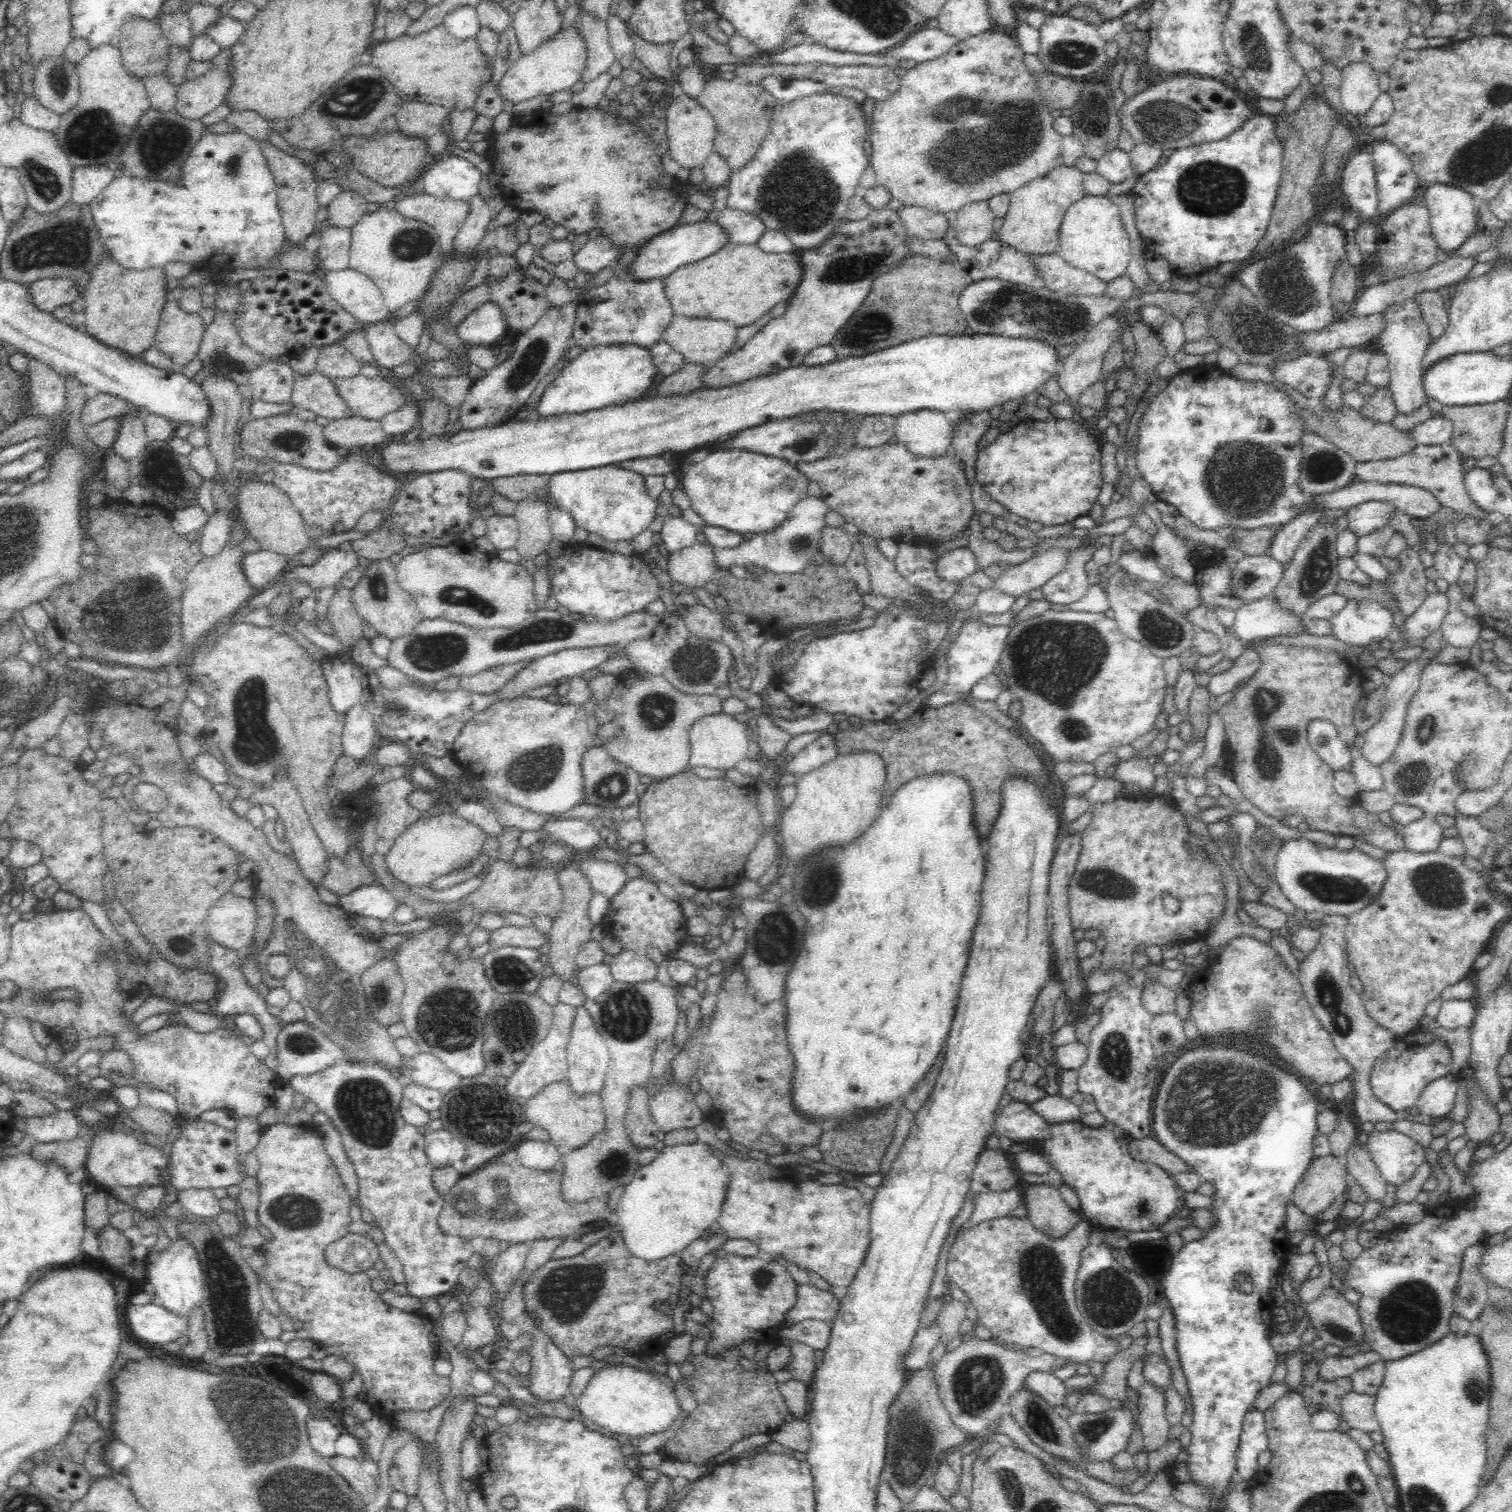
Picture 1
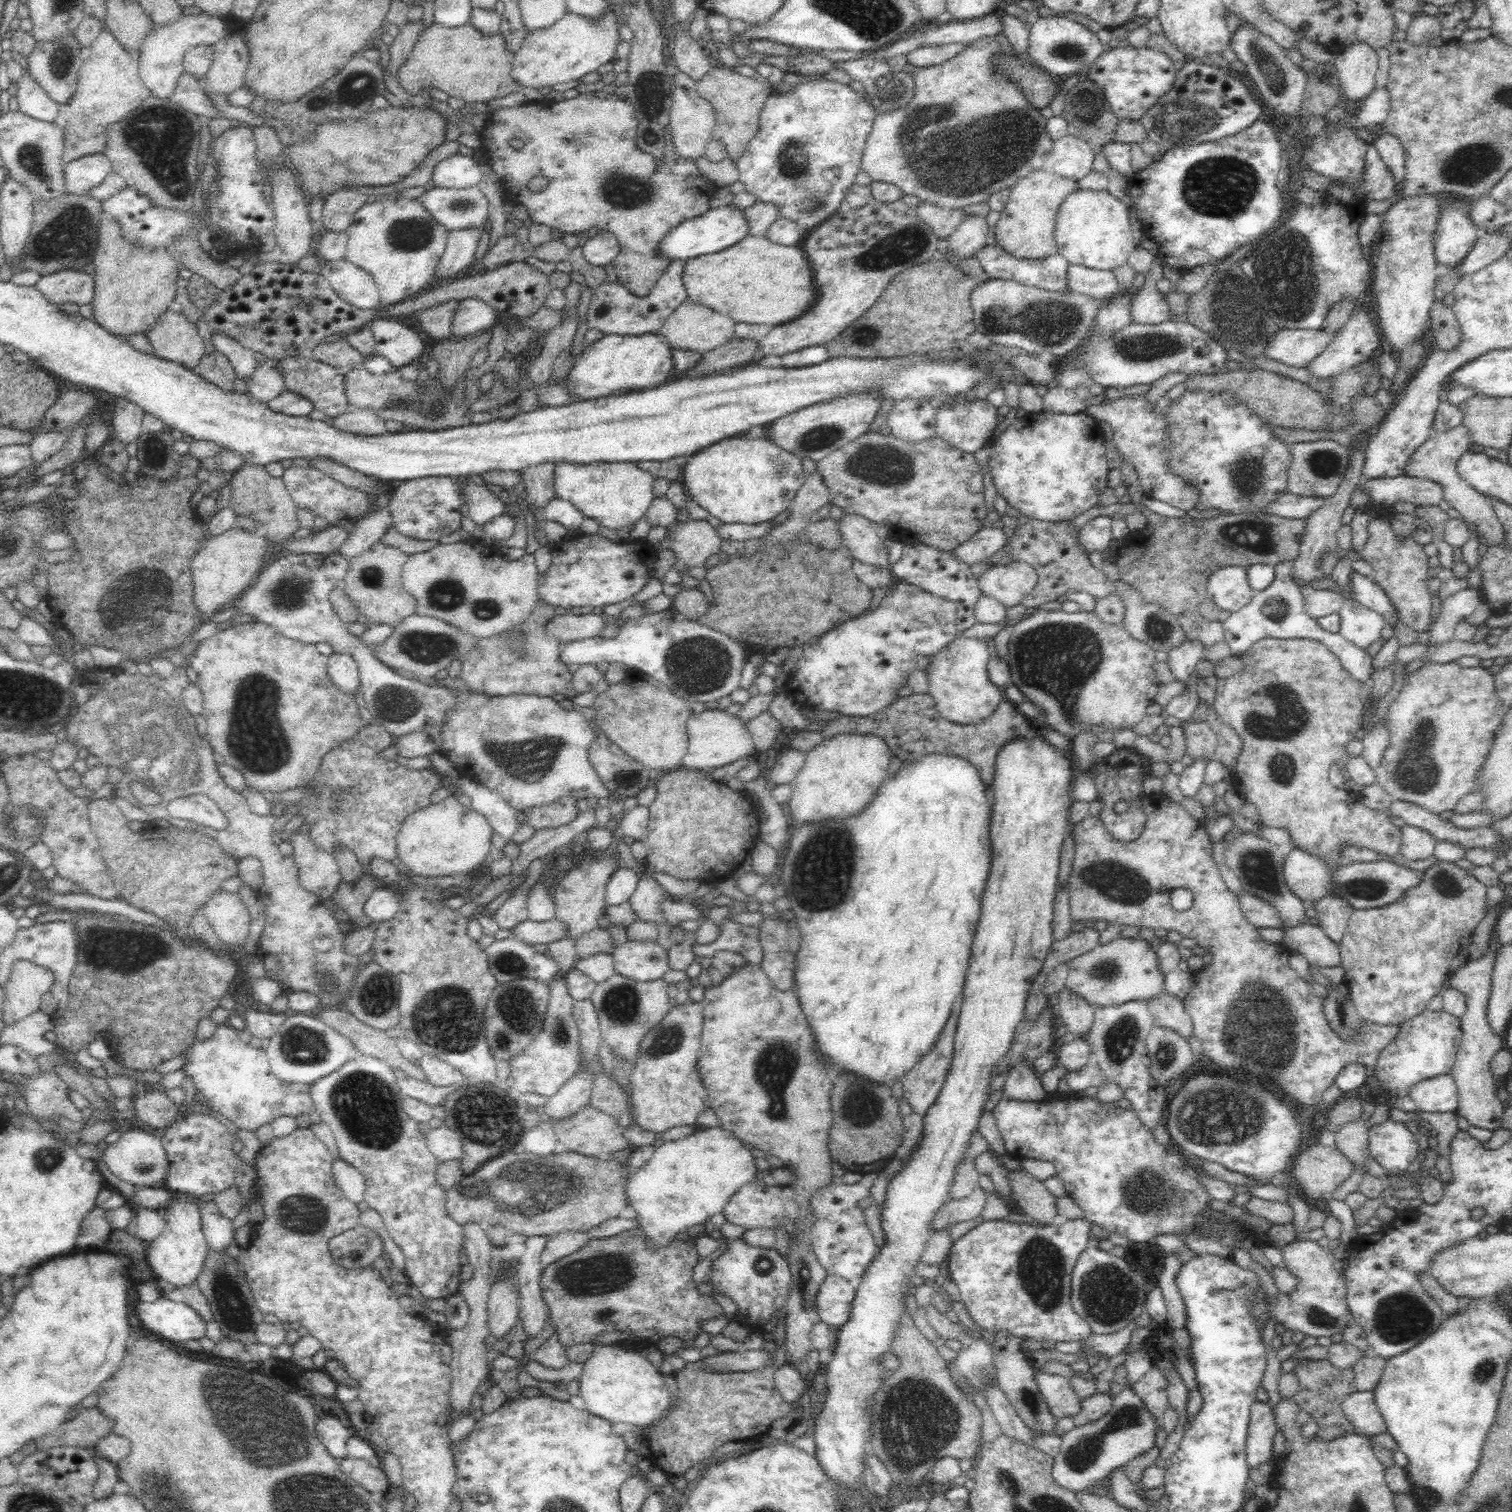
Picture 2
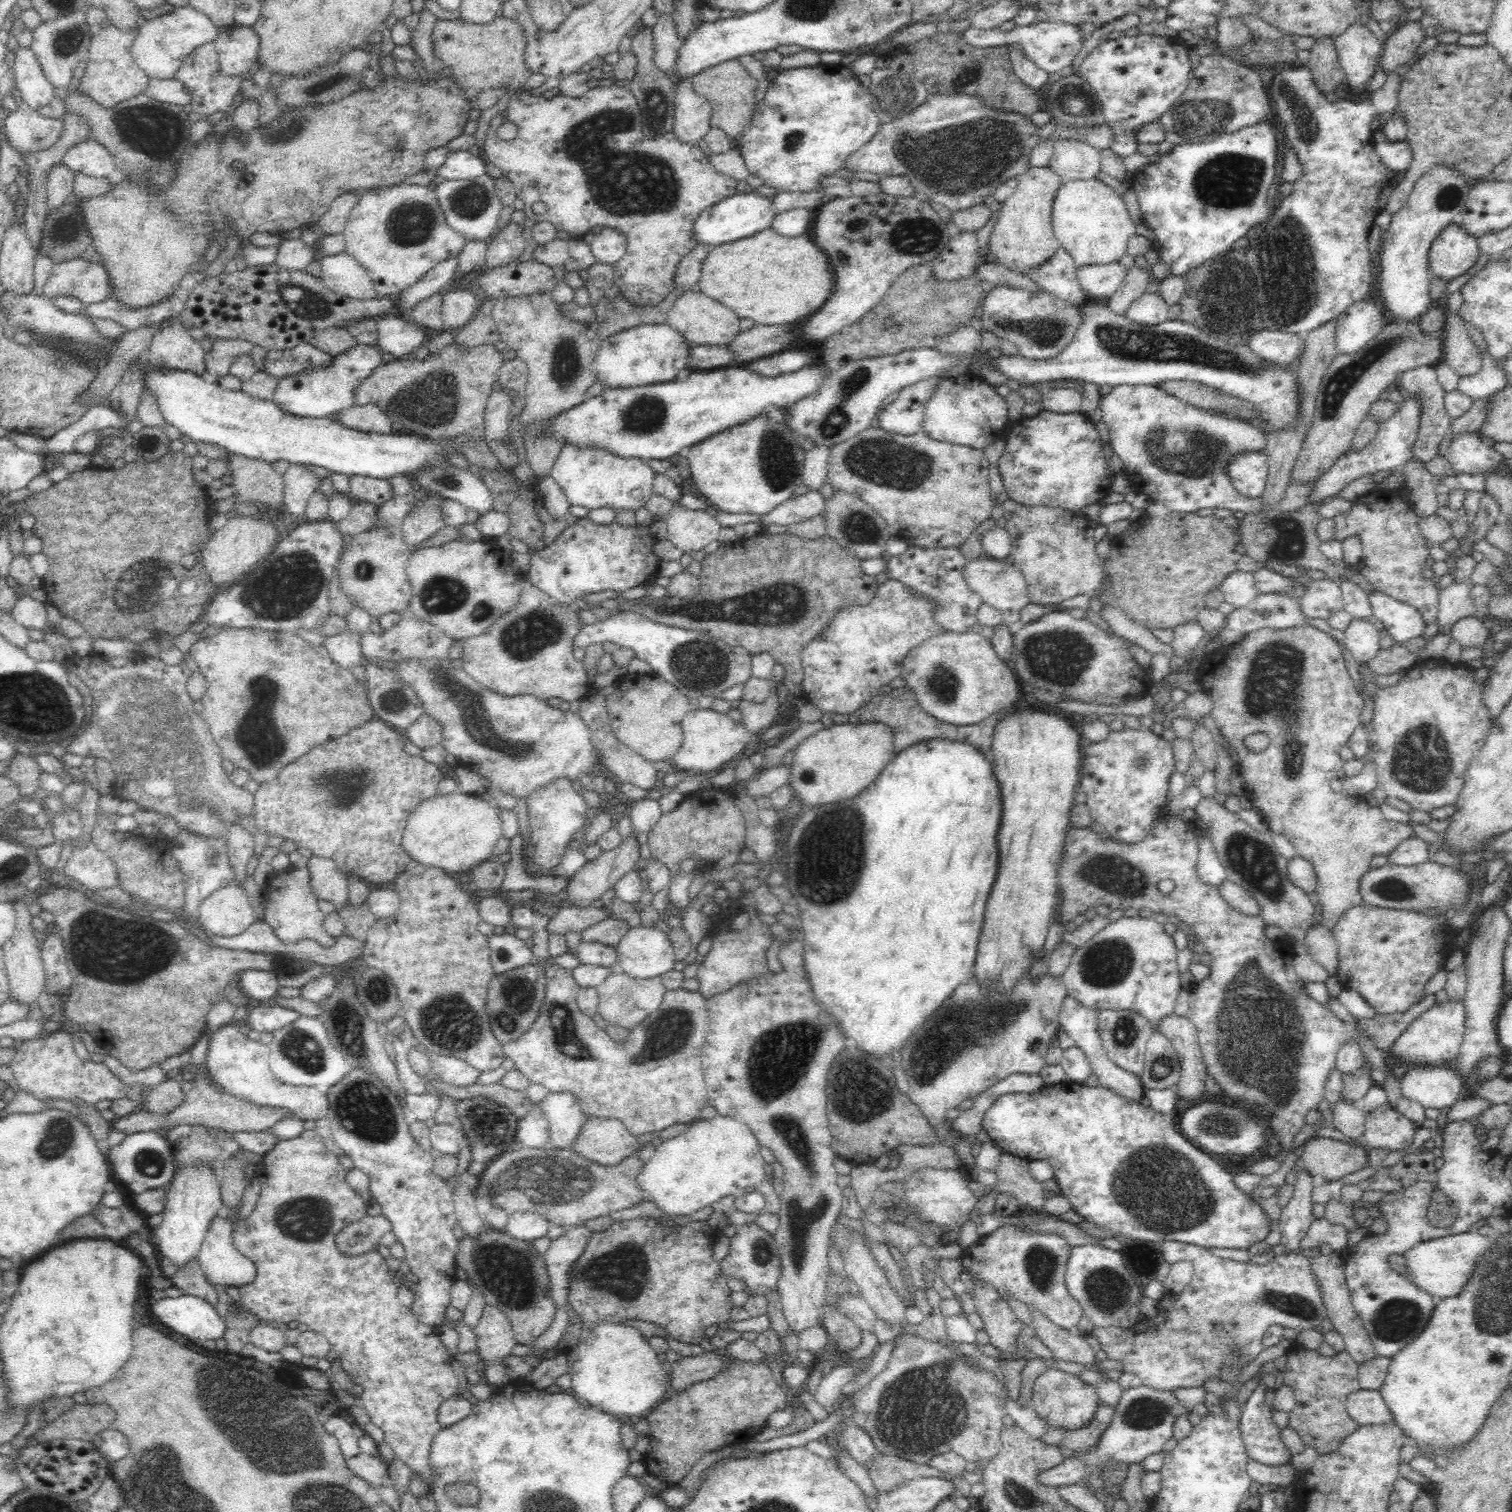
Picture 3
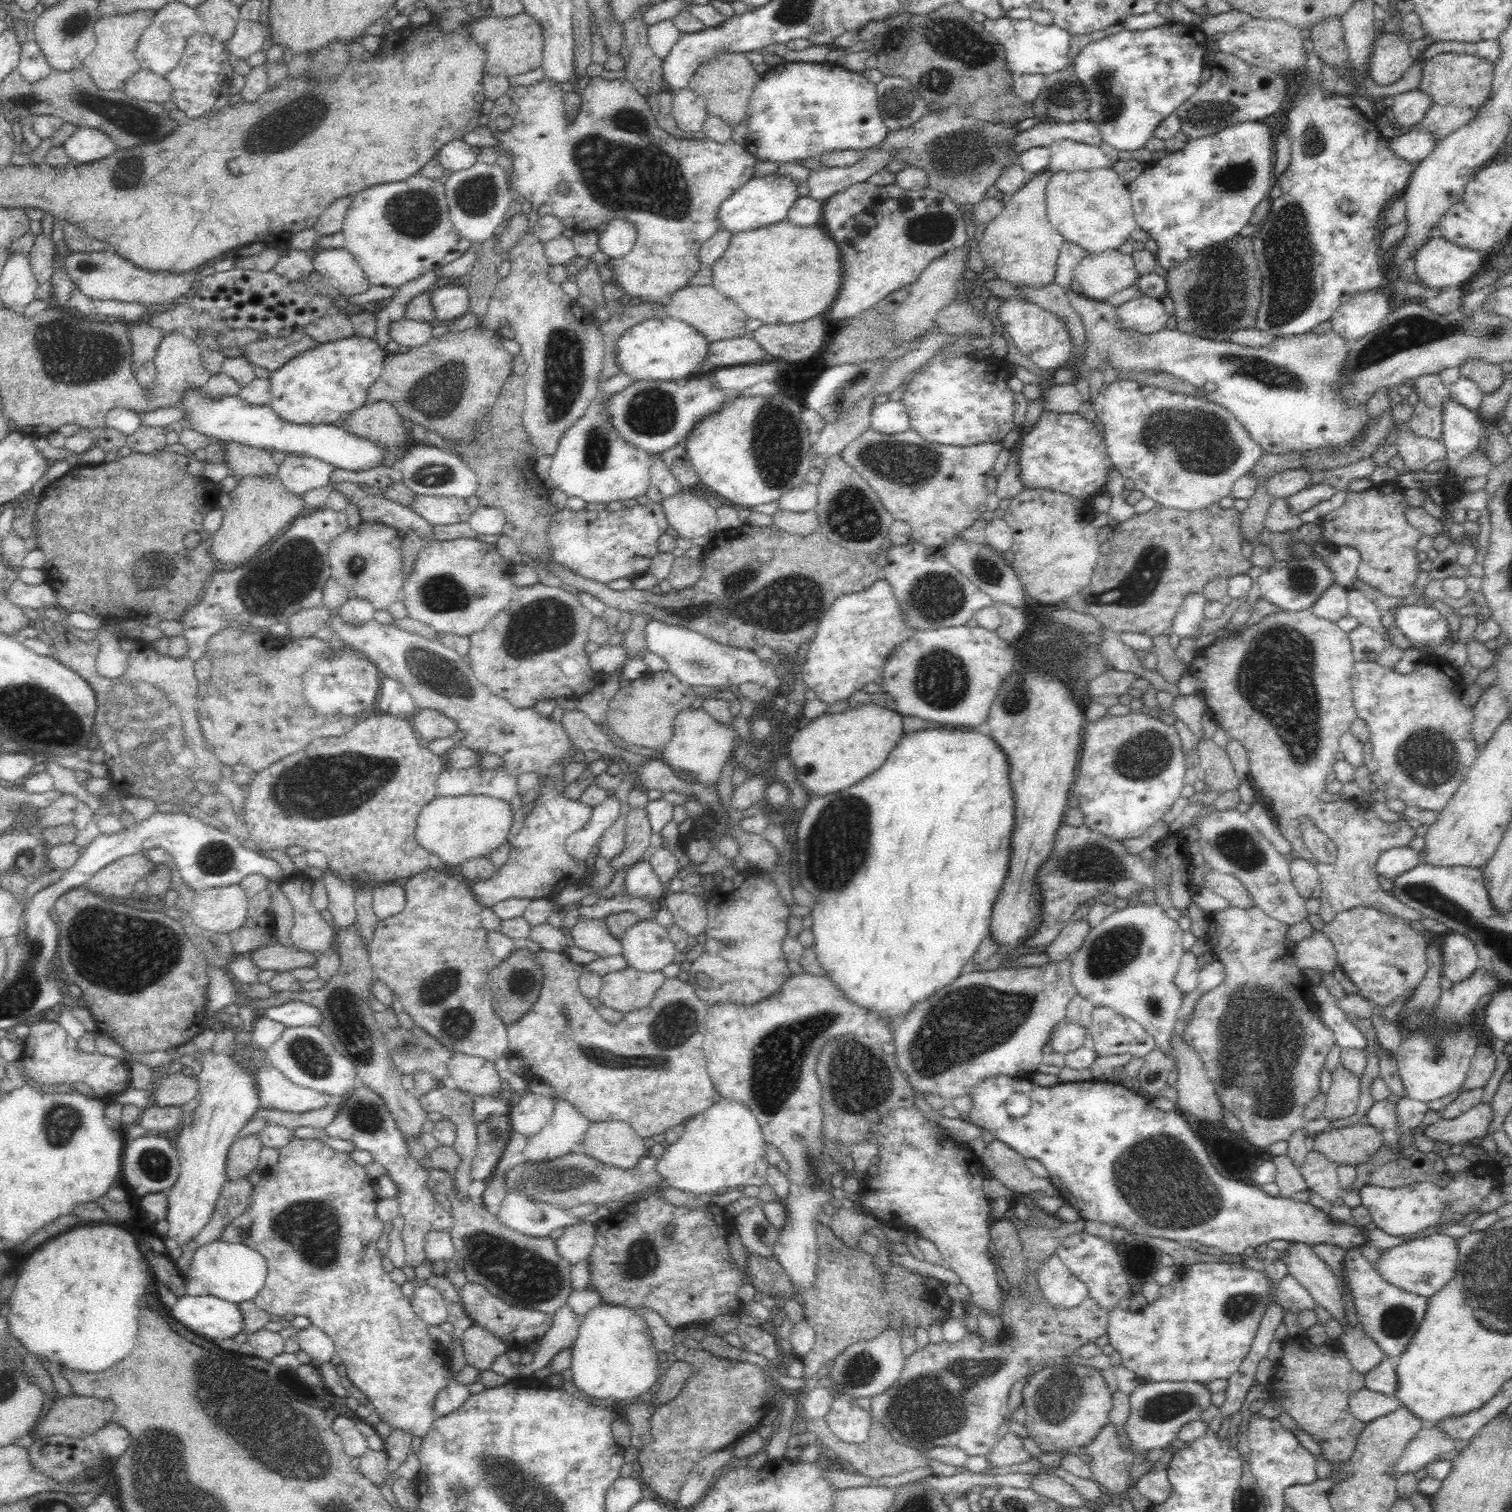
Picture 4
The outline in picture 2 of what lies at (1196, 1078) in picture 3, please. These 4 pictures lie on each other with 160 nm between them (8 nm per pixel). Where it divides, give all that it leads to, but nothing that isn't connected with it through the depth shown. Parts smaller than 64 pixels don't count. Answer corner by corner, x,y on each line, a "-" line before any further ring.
1164,990
1160,996
1150,998
1147,1004
1148,1016
1155,1026
1165,1026
1175,1030
1180,1036
1190,1038
1192,1019
1184,1008
1183,1001

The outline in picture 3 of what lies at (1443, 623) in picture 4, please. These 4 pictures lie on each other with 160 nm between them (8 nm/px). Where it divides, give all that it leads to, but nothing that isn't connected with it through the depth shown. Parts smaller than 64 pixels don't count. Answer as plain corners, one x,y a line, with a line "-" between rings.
1372,588
1366,592
1372,607
1373,619
1382,622
1396,646
1402,646
1409,639
1420,637
1425,630
1423,617
1409,604
1394,600
1387,594

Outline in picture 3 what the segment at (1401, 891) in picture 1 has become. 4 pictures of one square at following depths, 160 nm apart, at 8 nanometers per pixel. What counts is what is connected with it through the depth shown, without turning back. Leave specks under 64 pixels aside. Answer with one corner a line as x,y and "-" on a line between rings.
1362,904
1354,906
1342,914
1333,928
1337,940
1338,968
1337,978
1343,987
1358,991
1364,1001
1378,1015
1404,1012
1412,1008
1426,996
1424,986
1441,968
1441,962
1458,948
1455,932
1449,928
1449,922
1456,913
1437,912
1437,910
1398,910
1374,907

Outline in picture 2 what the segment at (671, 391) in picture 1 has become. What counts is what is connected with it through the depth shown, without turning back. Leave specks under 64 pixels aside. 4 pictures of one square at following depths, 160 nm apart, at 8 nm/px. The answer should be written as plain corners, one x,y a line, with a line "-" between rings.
732,339
726,344
704,352
700,356
700,360
688,368
686,376
703,377
716,373
725,372
727,369
750,362
754,359
756,352
756,339

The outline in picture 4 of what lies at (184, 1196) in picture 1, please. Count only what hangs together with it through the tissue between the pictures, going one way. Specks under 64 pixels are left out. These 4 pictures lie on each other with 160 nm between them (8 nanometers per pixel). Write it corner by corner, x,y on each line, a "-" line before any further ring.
222,1238
200,1246
189,1264
189,1278
200,1281
209,1295
238,1304
252,1298
262,1290
268,1267
266,1259
244,1244
230,1244

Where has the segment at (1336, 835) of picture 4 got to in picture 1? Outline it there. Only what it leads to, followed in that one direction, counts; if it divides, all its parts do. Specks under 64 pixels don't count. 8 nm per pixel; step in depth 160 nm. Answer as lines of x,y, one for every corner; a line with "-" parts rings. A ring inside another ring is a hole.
1270,644
1254,650
1260,655
1260,668
1236,694
1234,700
1224,704
1219,710
1228,742
1224,760
1227,768
1234,774
1235,783
1244,797
1258,810
1274,818
1282,818
1286,814
1303,816
1305,822
1310,824
1311,830
1361,836
1370,844
1383,848
1385,852
1404,848
1401,832
1396,831
1389,822
1385,824
1383,816
1367,813
1358,804
1352,804
1349,799
1336,794
1332,787
1332,768
1317,756
1306,739
1306,724
1314,718
1322,718
1334,724
1346,746
1350,747
1353,744
1357,735
1353,721
1354,704
1367,696
1364,693
1364,682
1359,668
1330,650
1293,648
1282,644
-
1326,915
1321,918
1321,939
1316,948
1312,948
1304,960
1298,962
1297,979
1302,985
1305,999
1320,1024
1331,1034
1336,1050
1352,1065
1349,1078
1352,1083
1353,1111
1356,1119
1363,1123
1392,1123
1403,1114
1393,1112
1386,1104
1378,1101
1370,1084
1370,1073
1378,1058
1395,1046
1398,1035
1378,1024
1368,1016
1362,997
1350,985
1353,976
1349,964
1345,926
1346,917

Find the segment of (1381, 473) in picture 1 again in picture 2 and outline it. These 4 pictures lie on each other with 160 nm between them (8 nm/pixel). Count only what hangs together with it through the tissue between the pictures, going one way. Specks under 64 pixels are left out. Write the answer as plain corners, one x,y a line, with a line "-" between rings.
1459,425
1457,428
1439,433
1432,433
1413,453
1404,474
1409,477
1426,478
1434,482
1438,482
1442,487
1443,500
1445,500
1450,508
1454,508
1462,518
1470,526
1476,527
1484,536
1486,536
1486,546
1494,546
1494,544
1502,544
1504,540
1504,529
1502,523
1498,521
1494,507
1490,503
1490,499
1486,498
1482,493
1475,491
1457,471
1457,460
1468,450
1470,442
1466,435
1466,428

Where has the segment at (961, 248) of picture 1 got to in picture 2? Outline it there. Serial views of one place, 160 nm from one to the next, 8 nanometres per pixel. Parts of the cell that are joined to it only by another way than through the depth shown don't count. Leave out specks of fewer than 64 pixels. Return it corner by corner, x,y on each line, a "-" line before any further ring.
985,244
977,253
983,272
989,279
1012,280
1026,286
1050,291
1067,291
1067,269
1069,262
1056,253
1043,259
1026,259
1012,256
999,244

